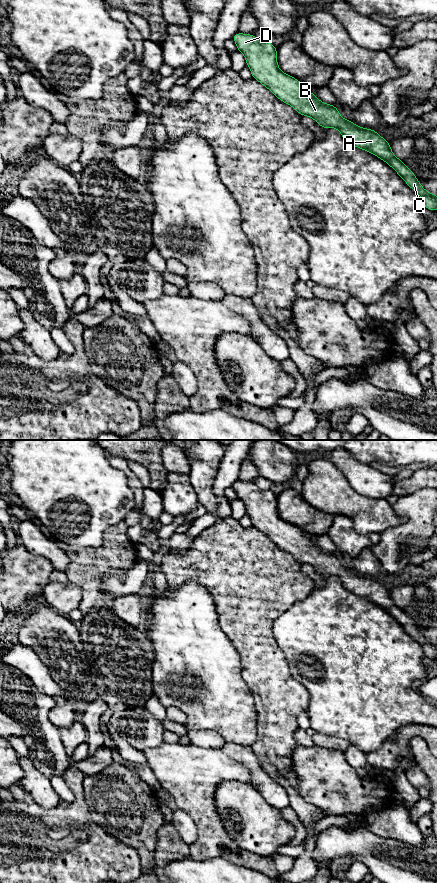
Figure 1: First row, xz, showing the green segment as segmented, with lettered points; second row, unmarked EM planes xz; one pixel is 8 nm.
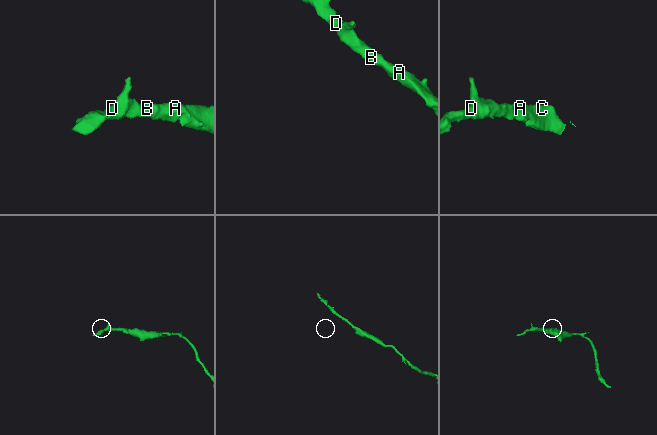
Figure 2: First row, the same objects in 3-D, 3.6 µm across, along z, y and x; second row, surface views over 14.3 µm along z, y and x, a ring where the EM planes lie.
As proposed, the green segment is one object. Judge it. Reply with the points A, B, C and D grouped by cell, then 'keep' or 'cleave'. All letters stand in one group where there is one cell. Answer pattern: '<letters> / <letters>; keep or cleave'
A B C D; keep

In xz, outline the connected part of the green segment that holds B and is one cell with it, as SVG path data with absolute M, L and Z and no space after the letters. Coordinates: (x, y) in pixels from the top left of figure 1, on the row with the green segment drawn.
M240 32L234 34L232 39L237 51L245 56L253 79L268 88L279 100L292 106L300 115L313 118L325 129L338 129L345 141L385 161L422 198L424 208L437 210L437 196L425 190L403 160L393 154L390 142L374 129L359 127L342 118L337 106L321 102L298 79L282 72L277 63L277 47L270 42L260 41L255 35Z

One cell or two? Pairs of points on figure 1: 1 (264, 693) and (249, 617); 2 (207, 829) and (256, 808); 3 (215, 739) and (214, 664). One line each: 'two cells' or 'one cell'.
1: one cell
2: two cells
3: two cells

